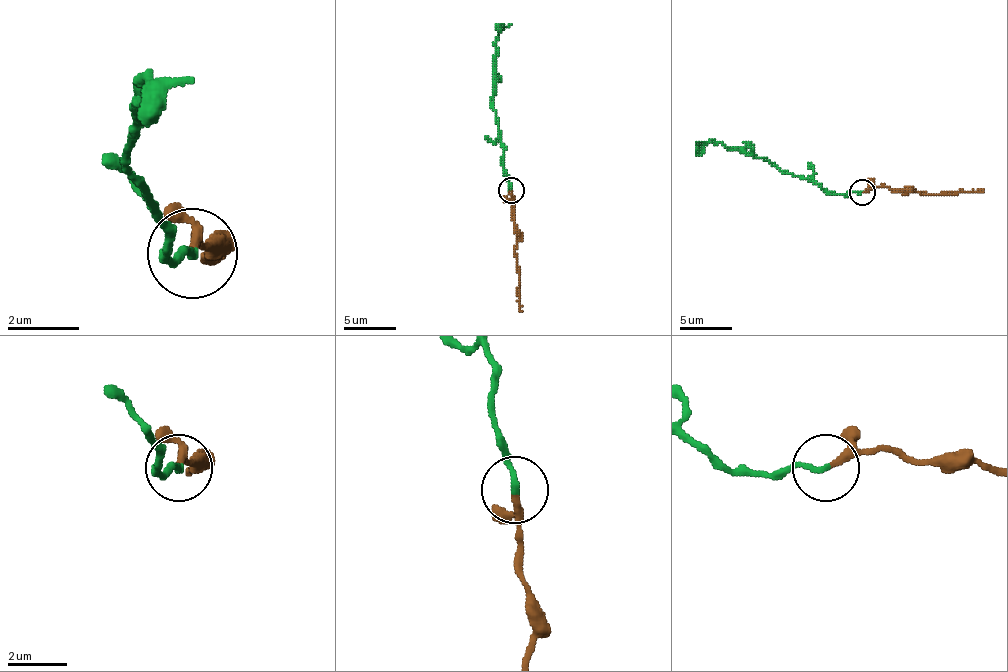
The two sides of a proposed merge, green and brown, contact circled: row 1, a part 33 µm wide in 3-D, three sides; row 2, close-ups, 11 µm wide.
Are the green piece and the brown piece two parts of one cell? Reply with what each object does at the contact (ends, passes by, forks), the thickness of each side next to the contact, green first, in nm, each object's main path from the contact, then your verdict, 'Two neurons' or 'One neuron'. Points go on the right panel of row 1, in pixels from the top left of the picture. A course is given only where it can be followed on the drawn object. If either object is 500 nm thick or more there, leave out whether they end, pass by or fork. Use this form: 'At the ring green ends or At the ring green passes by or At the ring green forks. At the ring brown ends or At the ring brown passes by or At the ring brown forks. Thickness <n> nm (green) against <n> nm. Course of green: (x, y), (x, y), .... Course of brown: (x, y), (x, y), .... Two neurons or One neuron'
At the ring green ends. At the ring brown passes by. Thickness 180 nm (green) against 180 nm. Course of green: (863, 192), (826, 194), (811, 181), (782, 173), (748, 153), (709, 142), (696, 142). Course of brown: (863, 192), (889, 186), (923, 194), (983, 189). One neuron

